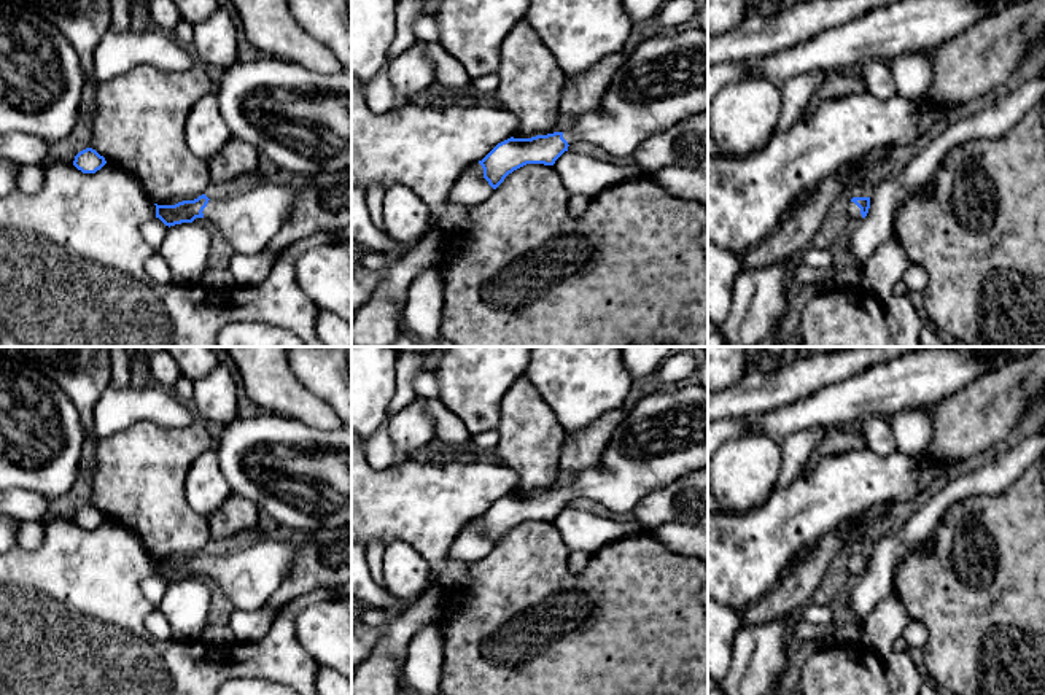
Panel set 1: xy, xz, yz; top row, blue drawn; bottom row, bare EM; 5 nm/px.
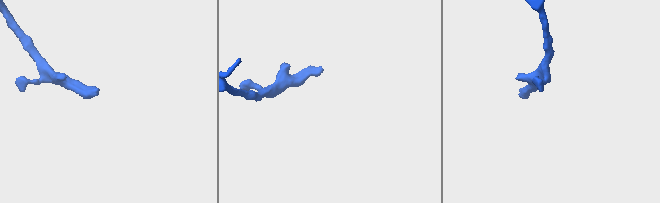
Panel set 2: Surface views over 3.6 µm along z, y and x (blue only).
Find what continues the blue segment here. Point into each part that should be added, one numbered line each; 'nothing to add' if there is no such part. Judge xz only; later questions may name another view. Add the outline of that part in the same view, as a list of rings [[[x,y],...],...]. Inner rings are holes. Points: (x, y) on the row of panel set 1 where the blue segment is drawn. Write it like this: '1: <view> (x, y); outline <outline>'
1: xz (664, 81); outline [[[695,24],[643,37],[616,72],[598,110],[577,116],[563,132],[568,145],[589,142],[616,157],[628,157],[647,138],[708,111],[708,33]]]

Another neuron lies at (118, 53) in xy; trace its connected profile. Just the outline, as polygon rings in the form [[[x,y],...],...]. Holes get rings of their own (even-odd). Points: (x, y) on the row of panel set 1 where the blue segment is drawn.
[[[153,27],[137,32],[107,30],[94,52],[94,80],[107,83],[137,67],[154,67],[164,73],[180,73],[194,64],[192,51],[183,48],[173,35]]]

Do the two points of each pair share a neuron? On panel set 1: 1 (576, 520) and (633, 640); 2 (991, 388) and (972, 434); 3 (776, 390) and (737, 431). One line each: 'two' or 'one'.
1: two
2: one
3: two

